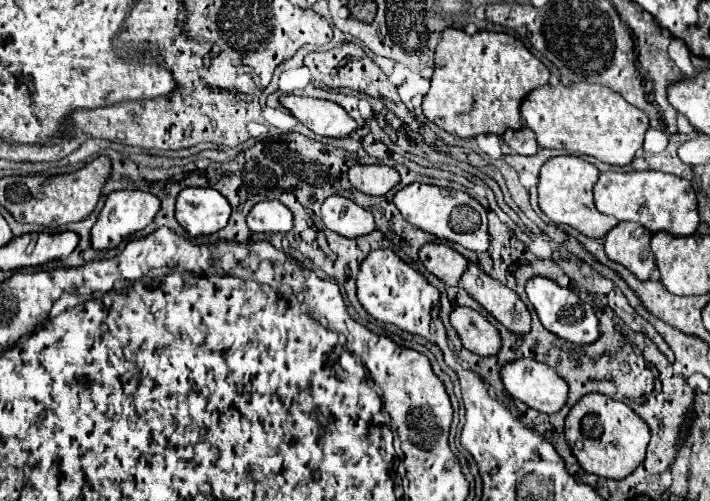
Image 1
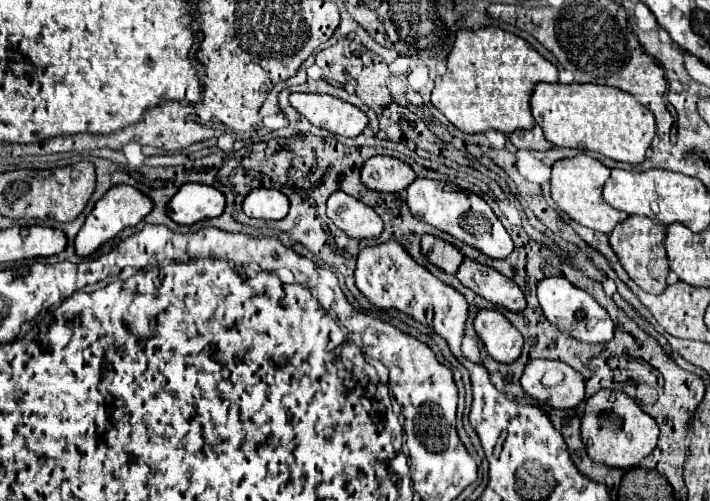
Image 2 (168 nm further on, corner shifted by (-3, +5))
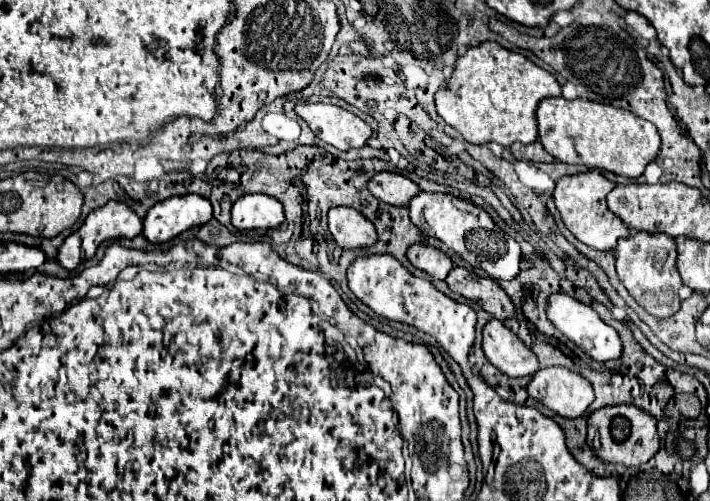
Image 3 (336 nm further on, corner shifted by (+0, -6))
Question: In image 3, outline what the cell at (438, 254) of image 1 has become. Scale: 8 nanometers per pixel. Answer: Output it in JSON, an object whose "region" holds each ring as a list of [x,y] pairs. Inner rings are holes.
{"region":[[[422,243],[408,249],[408,259],[414,267],[422,269],[432,279],[446,279],[454,267],[452,259],[446,253],[442,253],[440,249],[422,245]]]}

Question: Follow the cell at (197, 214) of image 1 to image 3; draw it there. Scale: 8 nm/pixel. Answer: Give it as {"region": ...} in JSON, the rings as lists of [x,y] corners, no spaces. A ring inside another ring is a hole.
{"region":[[[200,195],[168,197],[156,203],[144,217],[144,235],[152,243],[174,239],[186,229],[200,227],[212,219],[212,205]]]}

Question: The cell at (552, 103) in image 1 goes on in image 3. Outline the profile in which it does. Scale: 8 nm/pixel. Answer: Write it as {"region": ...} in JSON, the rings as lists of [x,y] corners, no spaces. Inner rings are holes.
{"region":[[[550,97],[540,101],[536,119],[540,143],[562,163],[582,163],[590,169],[604,169],[624,177],[640,177],[660,149],[660,135],[650,121],[612,105]]]}

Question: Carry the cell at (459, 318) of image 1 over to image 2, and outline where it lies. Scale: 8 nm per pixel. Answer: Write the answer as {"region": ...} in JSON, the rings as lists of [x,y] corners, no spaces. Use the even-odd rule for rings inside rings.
{"region":[[[481,310],[473,326],[493,360],[509,364],[521,356],[523,336],[501,312]]]}

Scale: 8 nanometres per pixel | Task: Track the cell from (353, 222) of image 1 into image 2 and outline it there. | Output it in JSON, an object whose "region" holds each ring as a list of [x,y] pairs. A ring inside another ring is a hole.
{"region":[[[341,190],[329,196],[327,216],[351,238],[379,238],[383,232],[383,222],[375,210]]]}

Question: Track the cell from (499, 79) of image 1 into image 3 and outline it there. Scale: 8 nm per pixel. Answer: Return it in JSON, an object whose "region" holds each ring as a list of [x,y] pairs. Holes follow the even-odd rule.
{"region":[[[486,41],[478,47],[468,47],[468,51],[456,59],[452,77],[446,81],[444,91],[434,95],[434,101],[438,115],[468,143],[480,145],[494,141],[510,147],[514,141],[528,145],[538,139],[536,107],[544,97],[558,97],[560,93],[562,89],[554,75],[524,55],[508,51],[496,41]]]}

